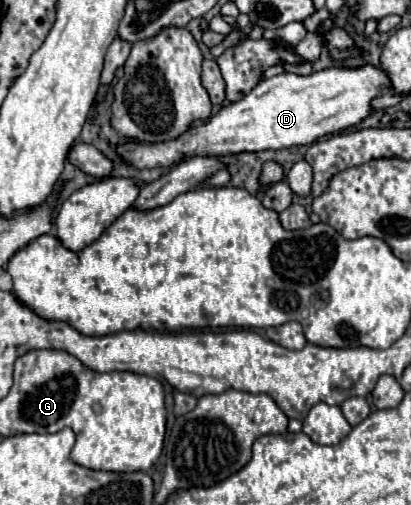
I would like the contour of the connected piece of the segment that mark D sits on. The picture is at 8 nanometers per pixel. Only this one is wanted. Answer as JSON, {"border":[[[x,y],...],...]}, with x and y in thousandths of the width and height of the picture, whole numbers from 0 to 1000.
{"border":[[[905,127],[871,135],[808,131],[749,150],[681,147],[637,158],[603,190],[545,210],[501,242],[467,246],[467,253],[428,277],[394,285],[307,285],[292,289],[287,301],[331,333],[375,333],[423,325],[448,305],[530,309],[759,285],[798,265],[822,265],[871,250],[881,238],[905,230],[905,198],[934,178],[949,178],[949,150],[939,139]]]}

